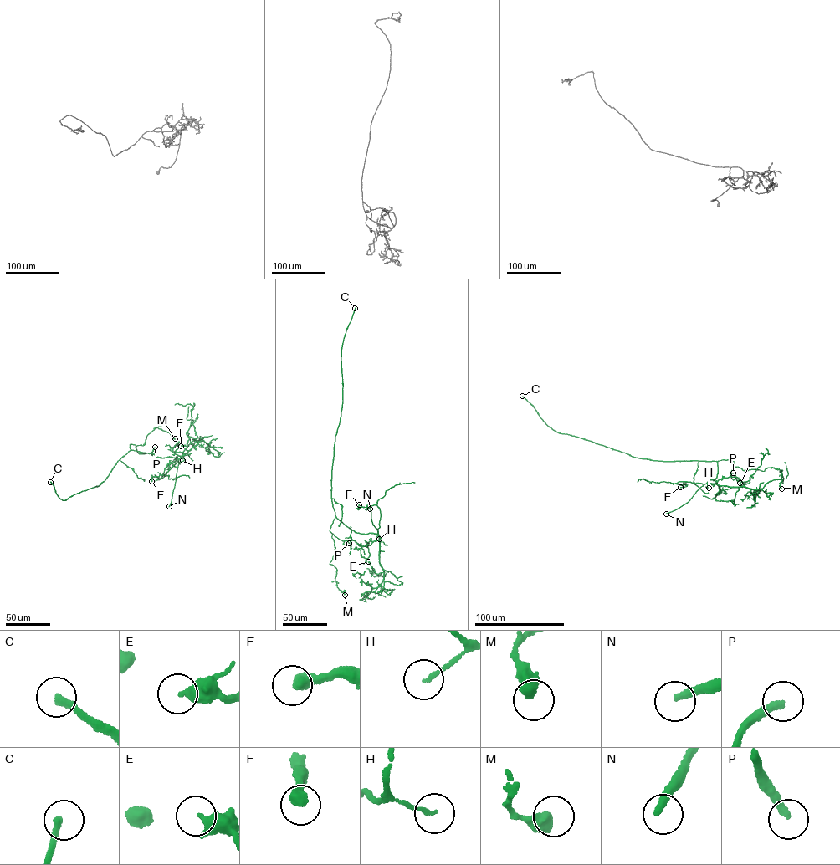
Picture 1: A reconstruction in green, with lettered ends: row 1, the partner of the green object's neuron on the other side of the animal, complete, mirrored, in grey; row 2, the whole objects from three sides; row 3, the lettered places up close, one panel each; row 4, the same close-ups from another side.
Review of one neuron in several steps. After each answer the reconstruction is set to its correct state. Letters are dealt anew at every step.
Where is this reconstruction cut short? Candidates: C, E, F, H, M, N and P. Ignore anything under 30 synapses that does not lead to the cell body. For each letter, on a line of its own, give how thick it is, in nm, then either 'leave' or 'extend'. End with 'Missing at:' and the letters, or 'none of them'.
C: calibre 280 nm; extend
E: calibre 440 nm; leave
F: calibre 440 nm; leave
H: calibre 130 nm; leave
M: calibre 440 nm; leave
N: calibre 300 nm; extend
P: calibre 280 nm; extend
Missing at: C, N, P

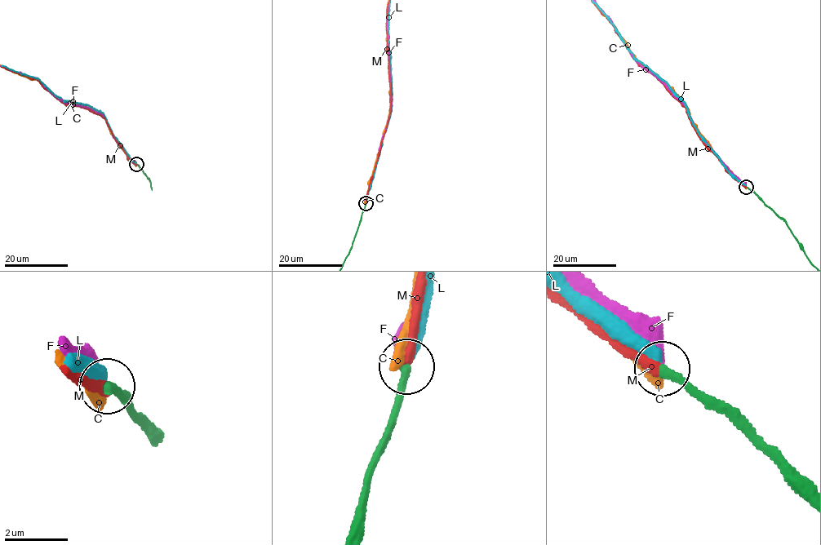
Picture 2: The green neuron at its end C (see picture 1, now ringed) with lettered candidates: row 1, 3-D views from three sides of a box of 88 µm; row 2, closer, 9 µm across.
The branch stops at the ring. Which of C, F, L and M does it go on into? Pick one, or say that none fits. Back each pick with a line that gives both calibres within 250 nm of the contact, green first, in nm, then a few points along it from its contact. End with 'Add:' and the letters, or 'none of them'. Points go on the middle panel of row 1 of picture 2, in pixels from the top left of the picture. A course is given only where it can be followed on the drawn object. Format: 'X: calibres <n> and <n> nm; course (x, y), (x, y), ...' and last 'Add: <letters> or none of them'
M: calibres 280 and 360 nm
Add: M

